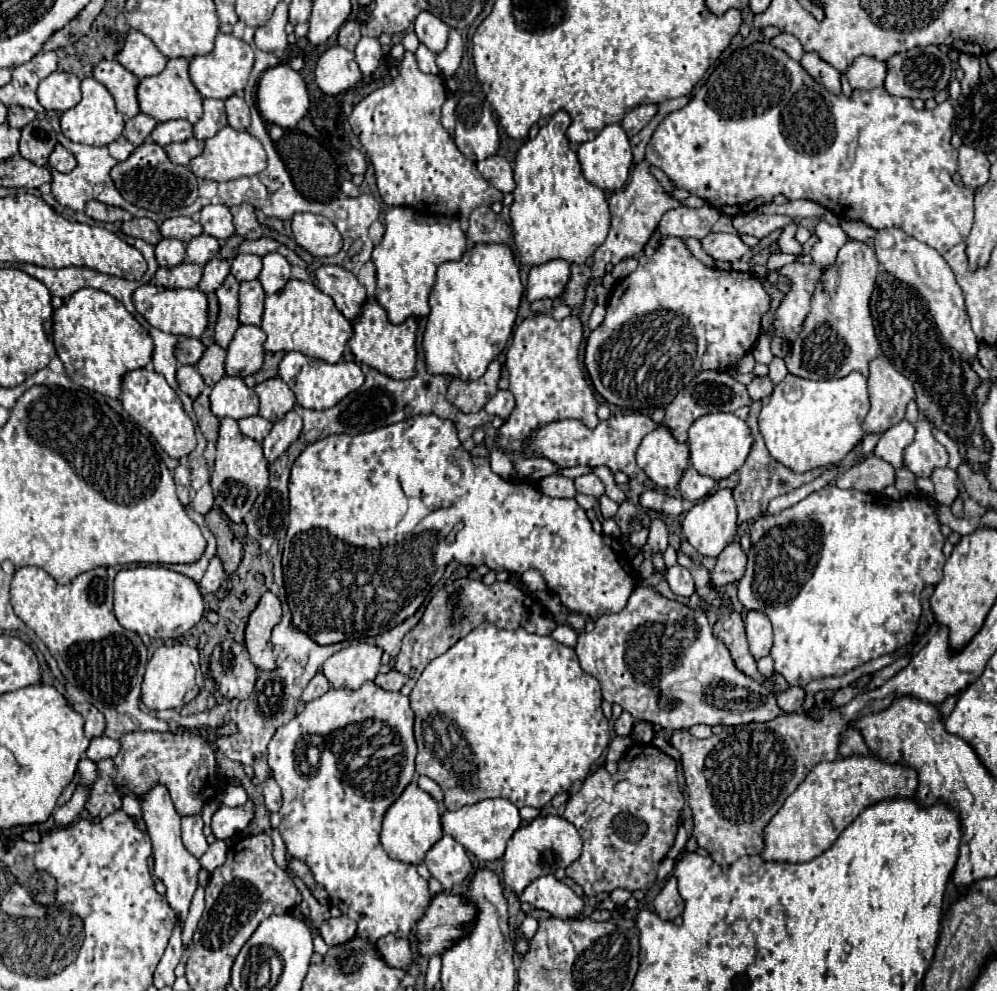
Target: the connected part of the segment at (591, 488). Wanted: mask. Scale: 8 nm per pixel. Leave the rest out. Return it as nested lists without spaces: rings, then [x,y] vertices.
[[[586,474],[586,476],[580,476],[574,480],[576,482],[576,490],[580,494],[586,494],[586,496],[594,496],[594,498],[600,498],[604,494],[604,486],[602,482],[598,480],[596,474]]]

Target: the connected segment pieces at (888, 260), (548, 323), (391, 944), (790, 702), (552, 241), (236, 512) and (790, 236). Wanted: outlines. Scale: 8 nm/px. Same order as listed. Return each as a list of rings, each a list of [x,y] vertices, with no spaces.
[[[898,228],[878,230],[878,234],[874,238],[874,248],[876,248],[878,260],[884,264],[884,268],[890,274],[894,274],[902,282],[914,286],[924,296],[924,300],[928,302],[928,310],[930,310],[940,334],[948,342],[948,346],[958,350],[964,358],[976,356],[978,340],[976,340],[976,336],[974,336],[974,332],[970,328],[970,320],[968,320],[968,314],[966,314],[962,290],[956,284],[954,274],[952,274],[950,266],[946,264],[946,260],[934,248],[906,236]]]
[[[536,314],[526,318],[512,334],[512,344],[506,354],[506,370],[510,392],[516,398],[516,408],[504,426],[498,430],[498,446],[510,452],[522,452],[532,440],[532,432],[552,420],[578,418],[588,428],[598,424],[596,392],[588,384],[584,370],[578,362],[582,342],[582,320],[576,314],[554,322],[552,316]]]
[[[388,934],[386,938],[380,938],[376,942],[376,948],[392,968],[408,970],[414,964],[416,952],[408,942],[408,938],[398,938],[396,934]]]
[[[790,688],[782,694],[776,696],[778,706],[784,714],[794,714],[794,712],[802,712],[802,704],[804,704],[804,690],[802,688]]]
[[[566,110],[556,112],[544,128],[540,128],[534,140],[526,140],[514,160],[514,182],[516,190],[512,192],[514,202],[510,210],[512,228],[514,228],[514,242],[520,254],[520,262],[528,266],[538,266],[550,262],[554,258],[562,258],[568,264],[584,264],[596,248],[606,240],[610,230],[610,208],[602,188],[594,186],[582,176],[580,162],[576,150],[570,146],[566,138],[566,130],[572,124],[572,118]]]
[[[232,418],[220,420],[220,436],[216,442],[216,464],[214,464],[210,486],[214,490],[216,506],[232,522],[242,522],[242,518],[250,512],[258,494],[268,486],[268,462],[262,454],[262,446],[246,438],[240,432],[238,422]]]
[[[790,224],[782,230],[782,234],[778,238],[778,248],[782,254],[798,254],[800,252],[802,246],[796,242],[794,234],[796,234],[796,224]]]

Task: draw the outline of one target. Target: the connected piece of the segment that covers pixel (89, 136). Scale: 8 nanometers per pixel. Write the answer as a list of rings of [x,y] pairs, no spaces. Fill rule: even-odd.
[[[84,78],[82,80],[82,100],[66,110],[60,118],[62,134],[70,138],[76,144],[88,144],[88,146],[108,146],[110,142],[118,140],[124,130],[124,114],[118,112],[114,98],[106,90],[104,84],[100,84],[94,78]]]

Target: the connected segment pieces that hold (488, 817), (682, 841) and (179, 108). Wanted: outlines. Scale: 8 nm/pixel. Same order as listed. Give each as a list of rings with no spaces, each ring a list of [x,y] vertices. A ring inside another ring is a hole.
[[[506,798],[484,800],[484,802],[474,804],[474,806],[464,806],[456,812],[444,812],[442,814],[444,834],[450,834],[452,838],[456,838],[478,860],[498,860],[498,858],[502,858],[508,840],[522,826],[522,822],[524,820],[520,818],[518,808]]]
[[[681,825],[679,826],[675,838],[675,845],[671,848],[671,850],[668,852],[667,857],[668,858],[677,858],[680,851],[685,847],[686,842],[688,840],[688,833],[686,829]]]
[[[174,58],[168,60],[168,66],[158,76],[142,78],[138,84],[140,112],[152,116],[156,122],[168,120],[188,120],[190,124],[198,122],[198,118],[202,118],[202,96],[190,82],[188,66],[190,66],[188,58]]]

